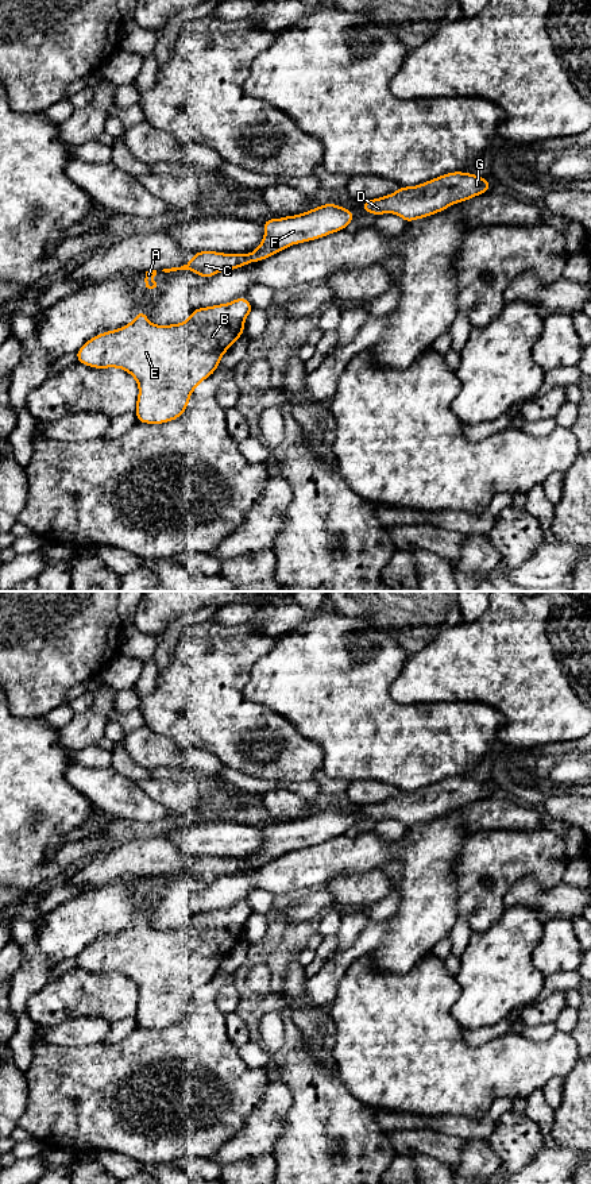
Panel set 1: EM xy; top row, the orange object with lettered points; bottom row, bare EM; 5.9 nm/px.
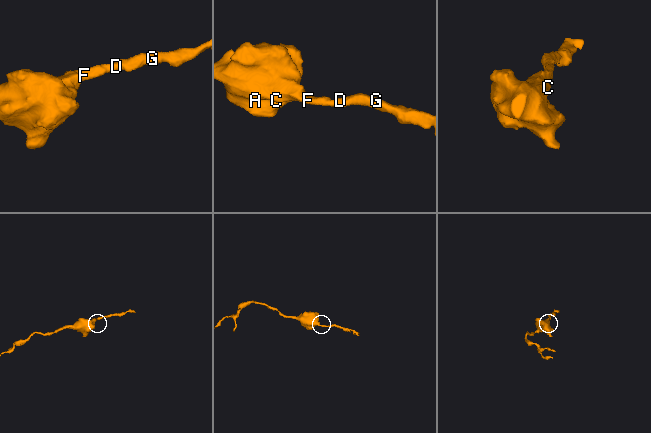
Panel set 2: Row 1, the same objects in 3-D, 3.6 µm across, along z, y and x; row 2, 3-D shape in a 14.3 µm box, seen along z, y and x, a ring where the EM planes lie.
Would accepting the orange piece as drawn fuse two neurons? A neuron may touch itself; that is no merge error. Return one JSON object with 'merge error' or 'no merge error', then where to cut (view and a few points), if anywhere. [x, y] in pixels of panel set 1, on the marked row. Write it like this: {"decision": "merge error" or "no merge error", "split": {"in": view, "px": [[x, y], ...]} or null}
{"decision": "no merge error", "split": null}

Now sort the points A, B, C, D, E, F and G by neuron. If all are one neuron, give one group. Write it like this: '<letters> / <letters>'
A B C D E F G

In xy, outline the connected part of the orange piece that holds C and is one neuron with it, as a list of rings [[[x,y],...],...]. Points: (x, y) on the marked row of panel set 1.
[[[333,203],[324,204],[308,212],[269,219],[263,224],[264,238],[251,254],[223,254],[219,251],[197,251],[181,267],[163,269],[170,273],[190,270],[198,277],[209,278],[220,271],[235,270],[251,262],[260,262],[289,246],[310,242],[336,231],[343,231],[352,221],[354,212]]]

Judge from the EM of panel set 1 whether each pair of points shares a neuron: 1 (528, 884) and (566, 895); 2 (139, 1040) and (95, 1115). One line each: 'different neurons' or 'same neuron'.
1: same neuron
2: same neuron

